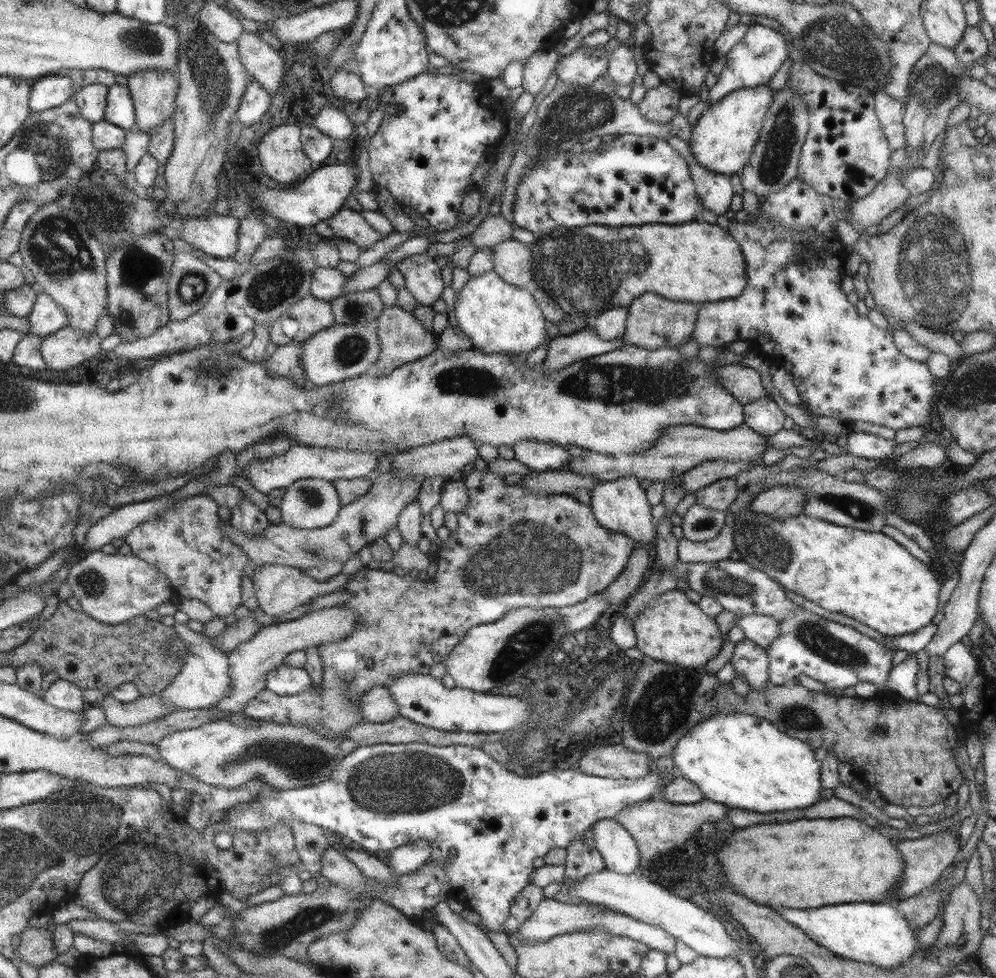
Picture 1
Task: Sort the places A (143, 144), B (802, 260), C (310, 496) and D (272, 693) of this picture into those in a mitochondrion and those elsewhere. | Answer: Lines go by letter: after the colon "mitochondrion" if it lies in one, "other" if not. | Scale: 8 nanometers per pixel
A: other
B: other
C: mitochondrion
D: other

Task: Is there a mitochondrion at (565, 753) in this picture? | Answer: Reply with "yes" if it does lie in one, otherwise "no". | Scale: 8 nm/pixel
no

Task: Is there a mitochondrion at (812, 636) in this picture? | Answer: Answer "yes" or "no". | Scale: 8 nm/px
yes

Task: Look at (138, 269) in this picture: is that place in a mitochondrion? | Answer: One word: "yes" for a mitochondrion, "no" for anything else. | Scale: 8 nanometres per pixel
yes

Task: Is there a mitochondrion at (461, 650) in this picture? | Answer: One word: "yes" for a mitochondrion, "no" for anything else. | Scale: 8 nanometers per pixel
no

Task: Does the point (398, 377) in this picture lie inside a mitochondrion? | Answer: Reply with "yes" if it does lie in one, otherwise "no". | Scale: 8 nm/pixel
no

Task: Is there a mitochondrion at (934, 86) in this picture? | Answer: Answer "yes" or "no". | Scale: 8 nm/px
yes

